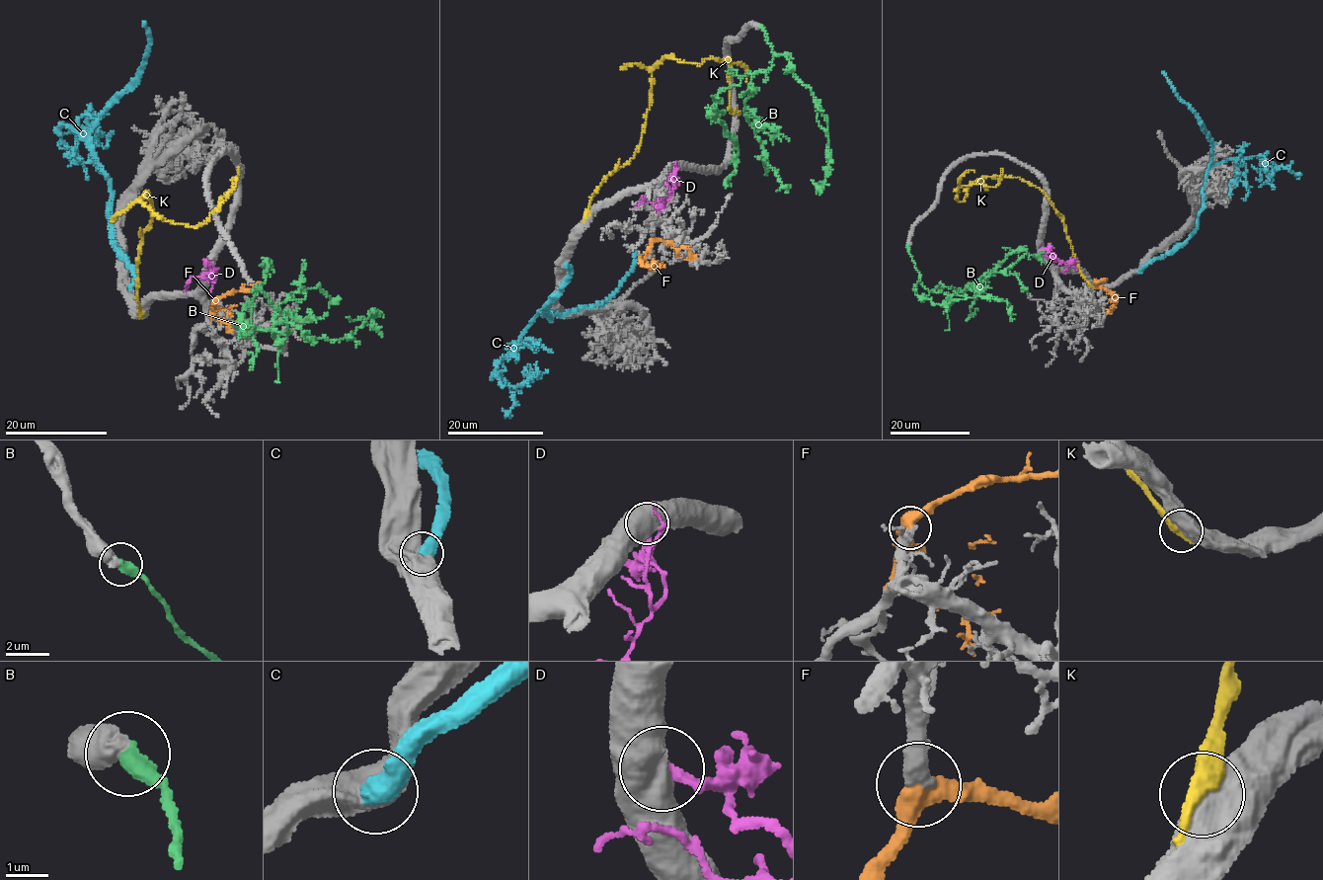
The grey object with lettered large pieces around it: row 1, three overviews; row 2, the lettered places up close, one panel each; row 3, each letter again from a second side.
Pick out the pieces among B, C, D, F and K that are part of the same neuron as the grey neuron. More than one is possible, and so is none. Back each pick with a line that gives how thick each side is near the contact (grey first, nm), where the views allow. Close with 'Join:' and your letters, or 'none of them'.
F: Thickness 440 nm (grey) against 480 nm
Join: F

